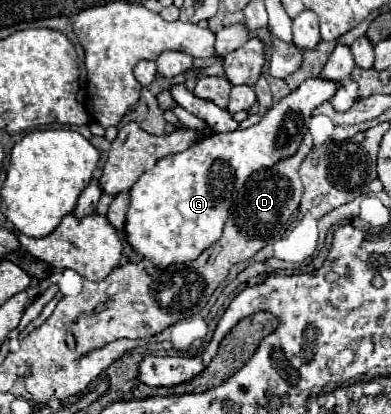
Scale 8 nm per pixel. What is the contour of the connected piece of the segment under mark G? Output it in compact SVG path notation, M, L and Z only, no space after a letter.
M304 80L294 92L276 102L258 124L228 134L210 134L188 150L158 160L130 190L124 228L134 252L158 268L196 260L222 236L234 194L242 190L256 170L270 168L296 154L308 132L312 110L330 100L334 92L336 84L330 80Z

